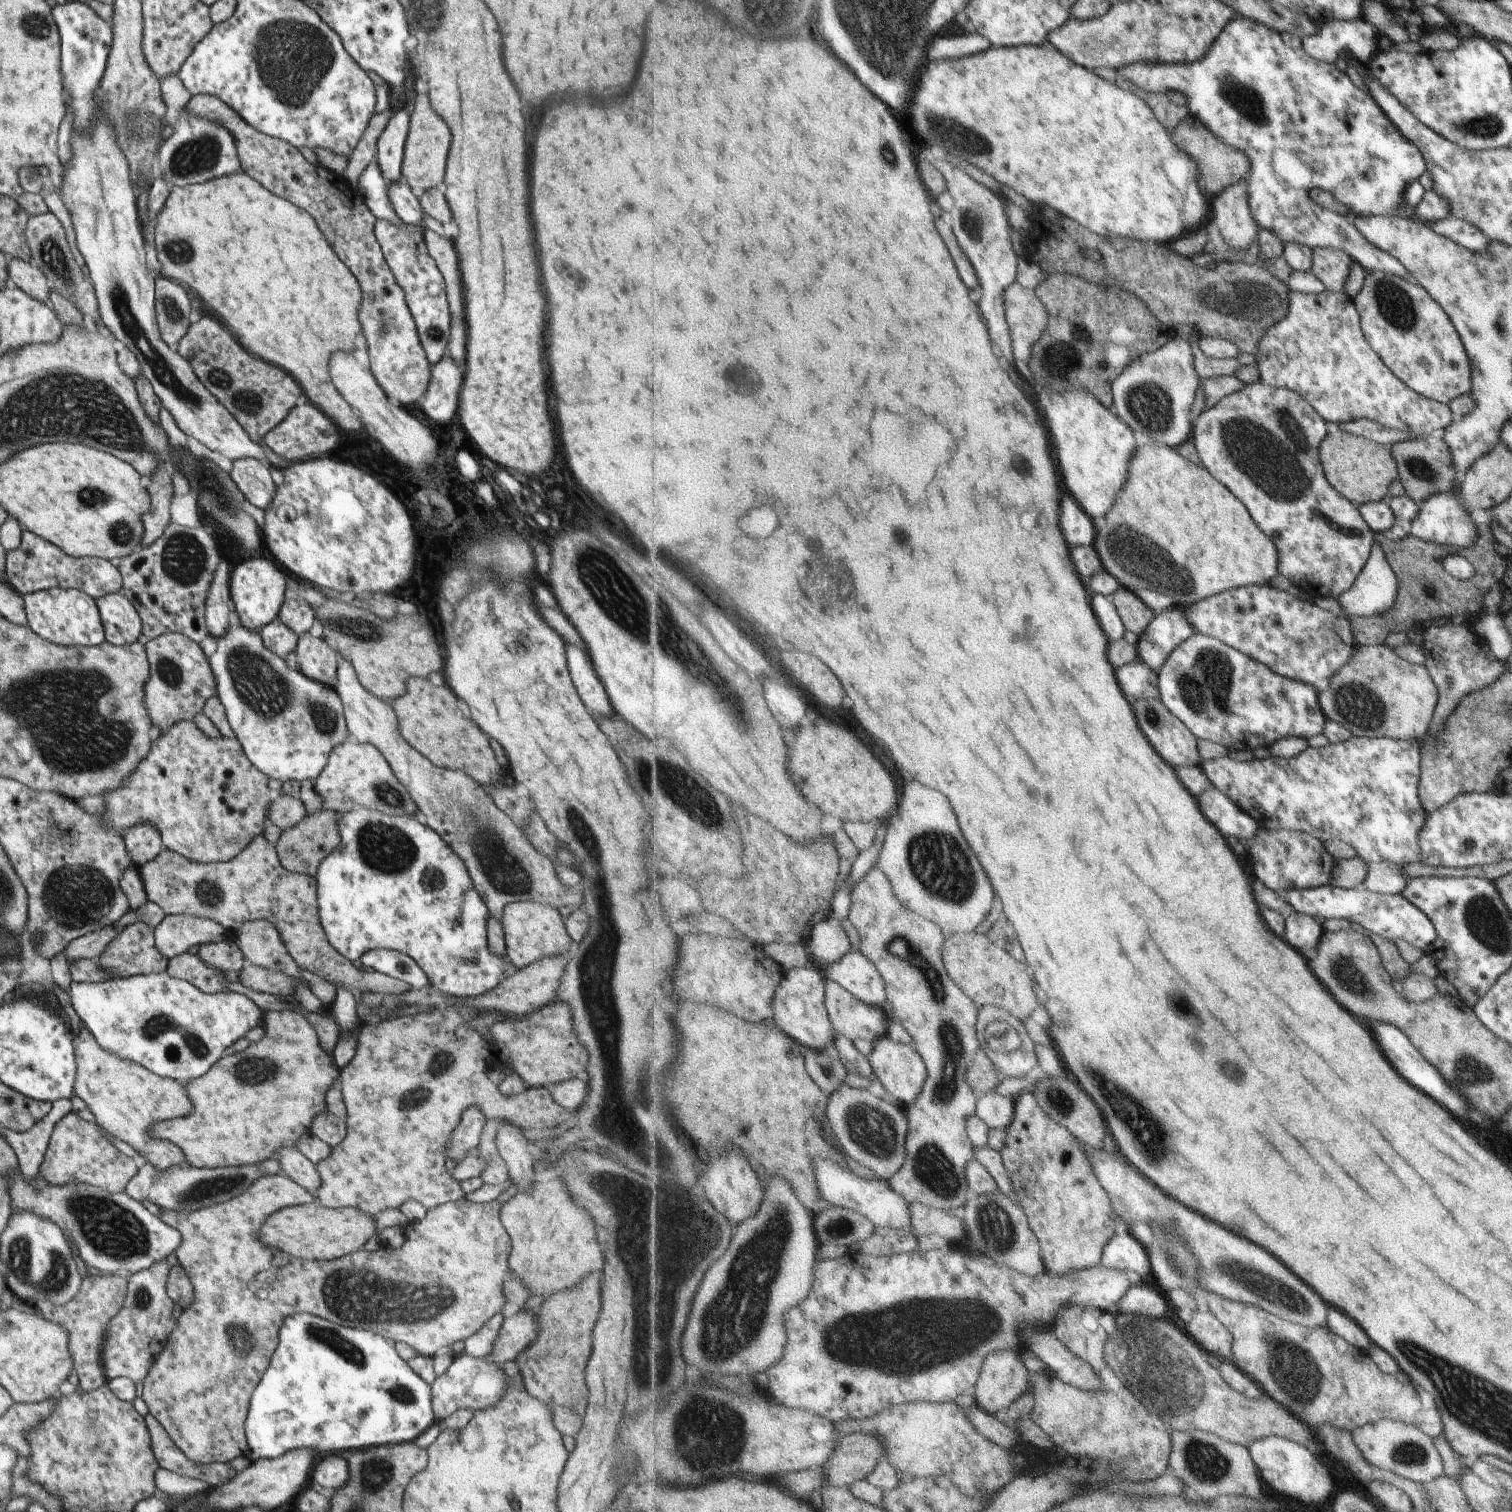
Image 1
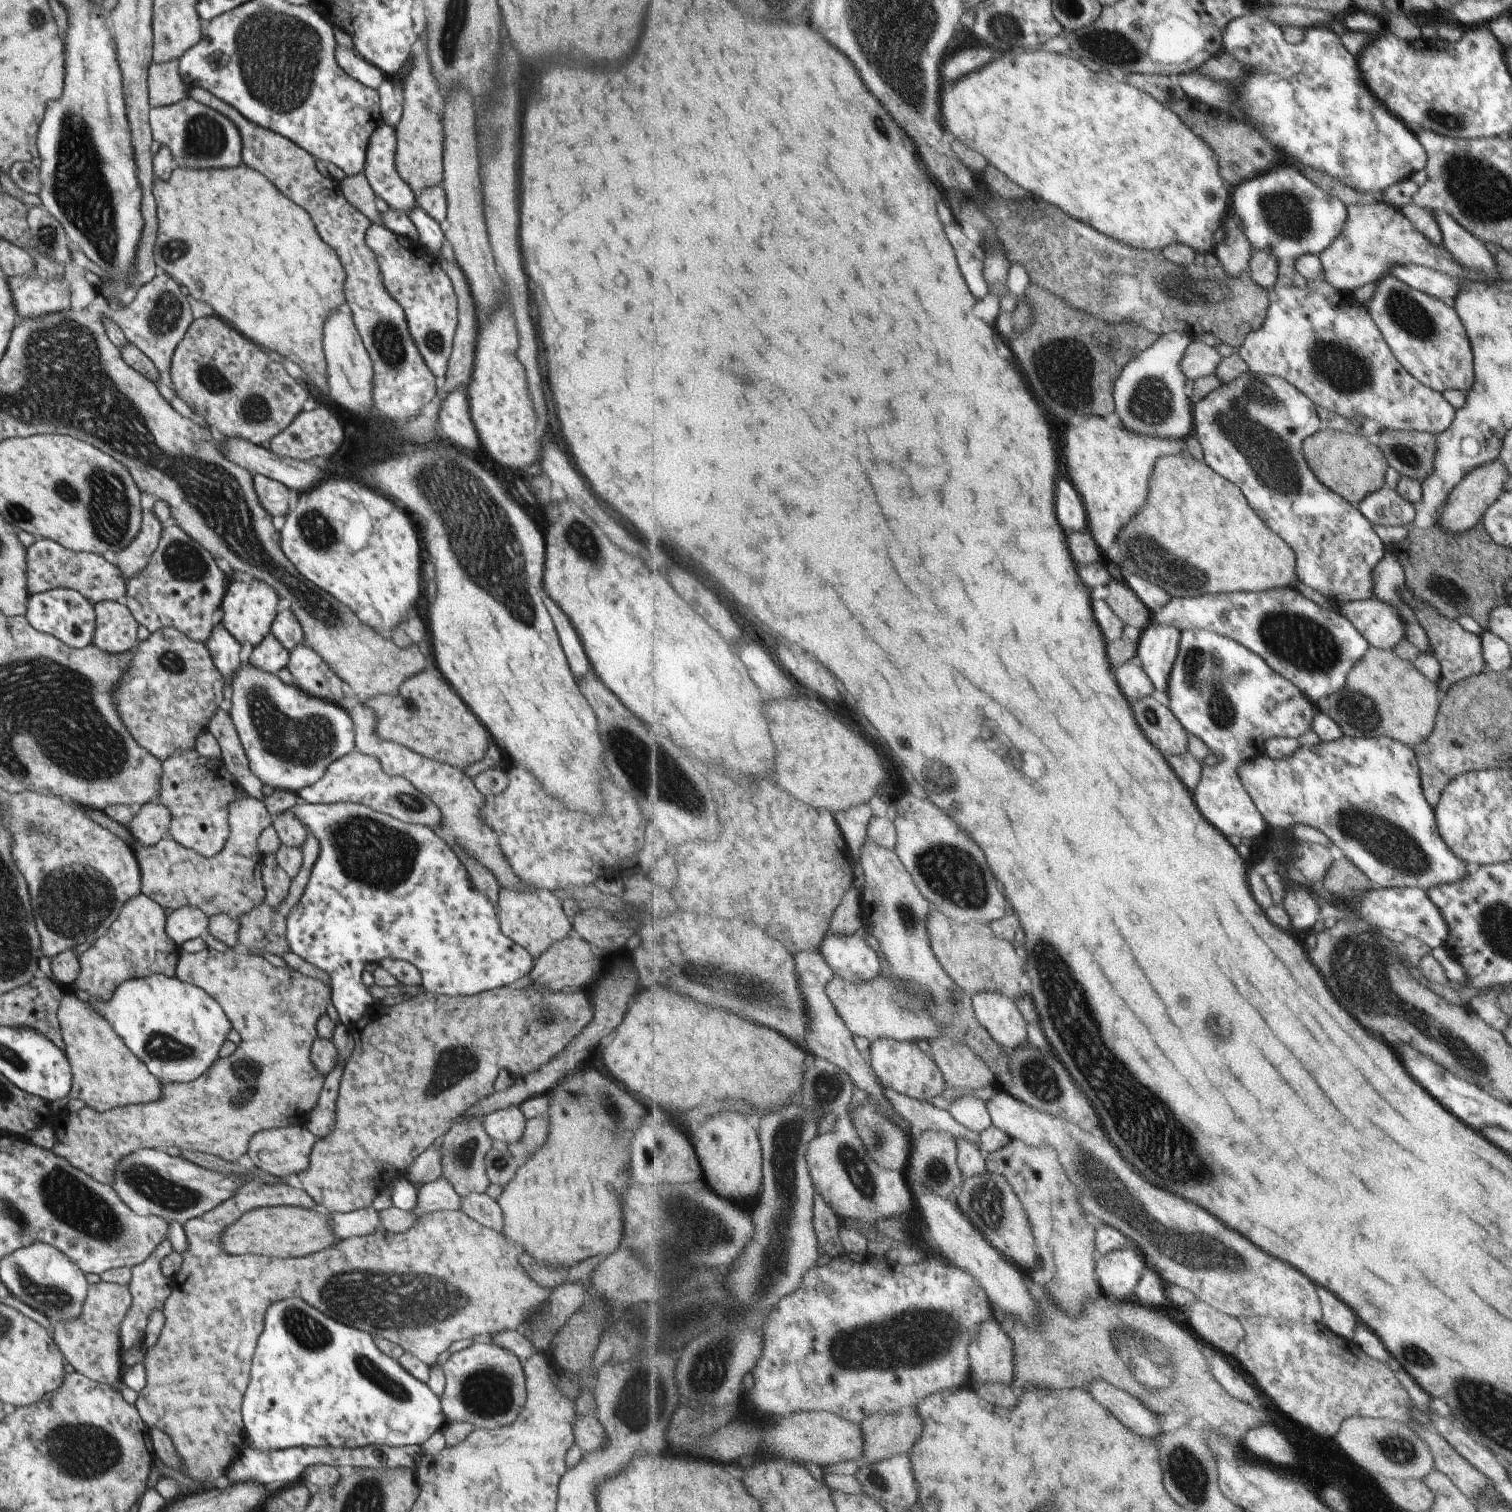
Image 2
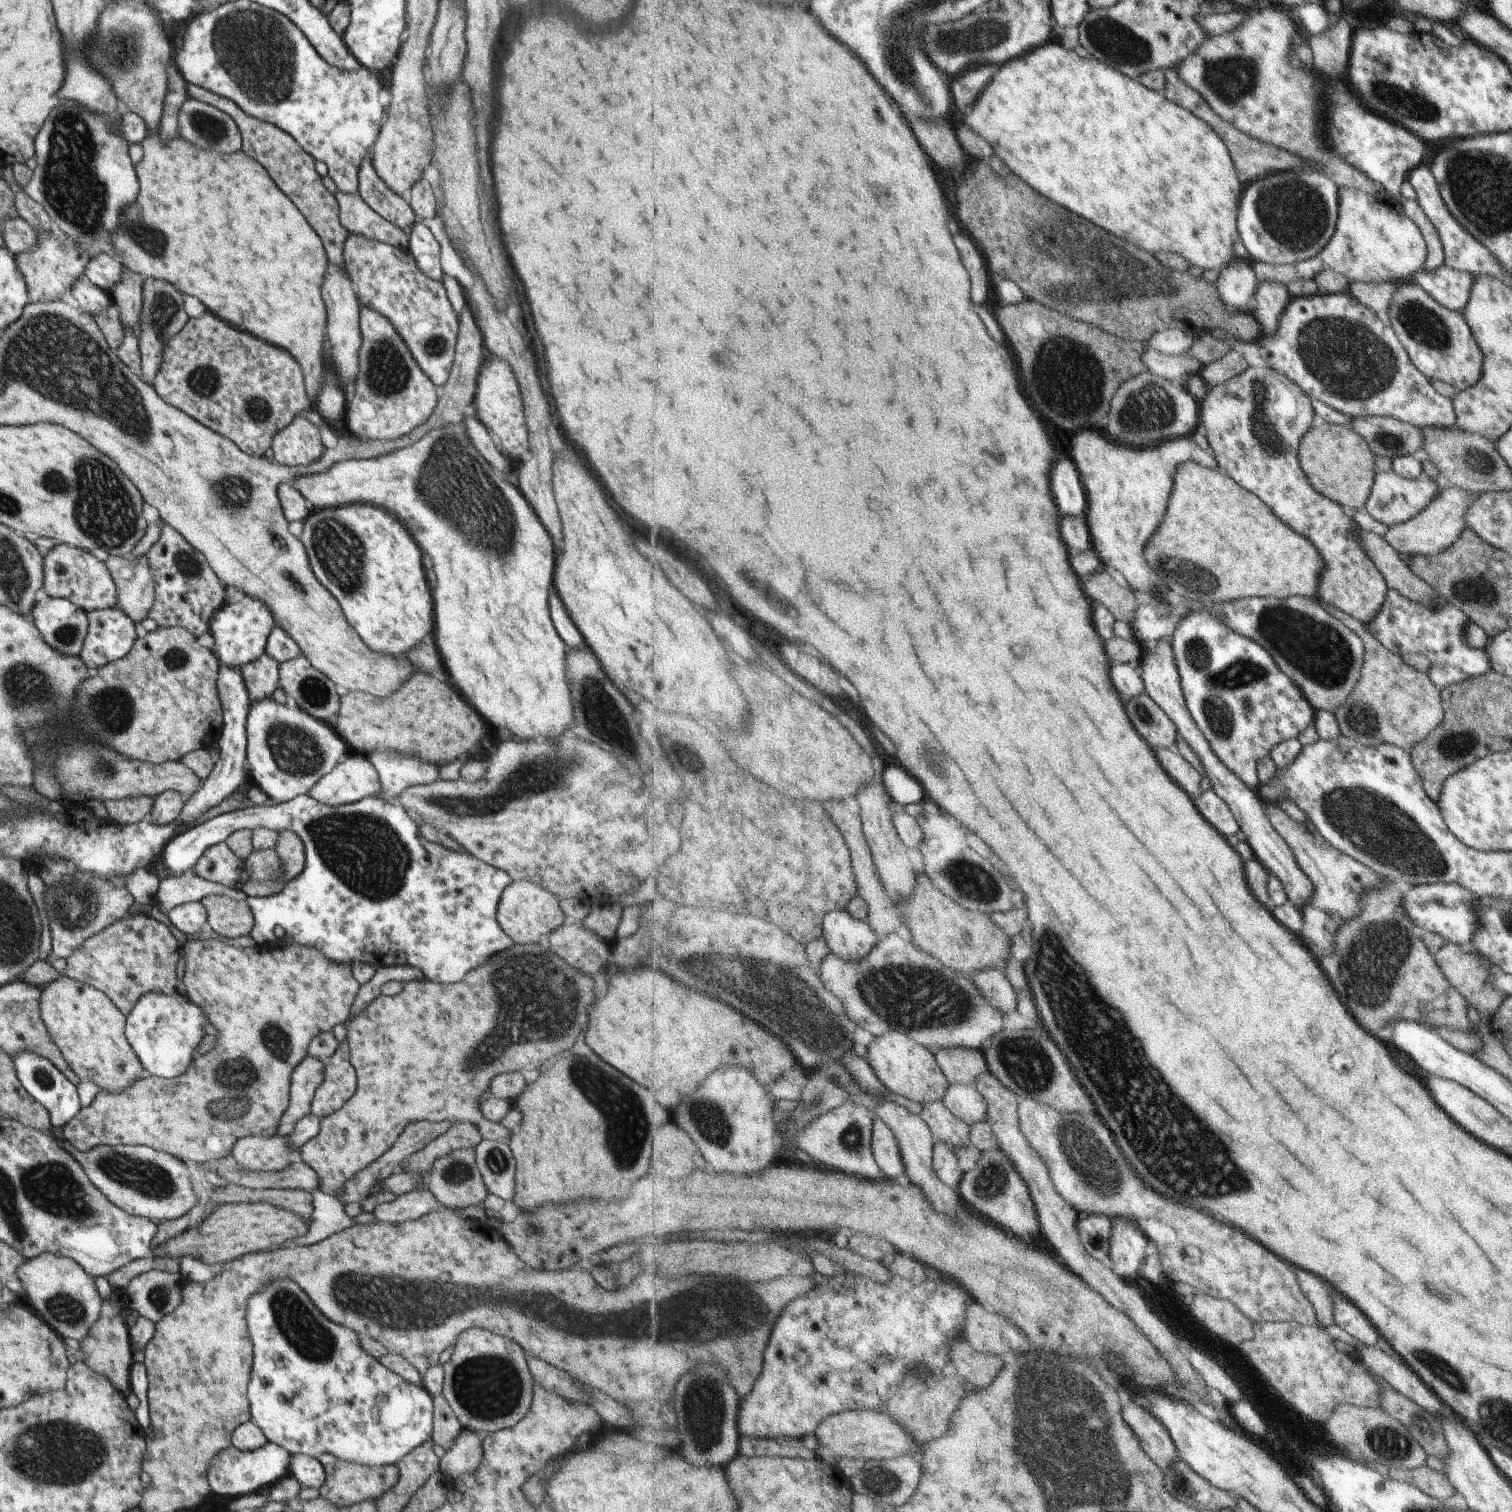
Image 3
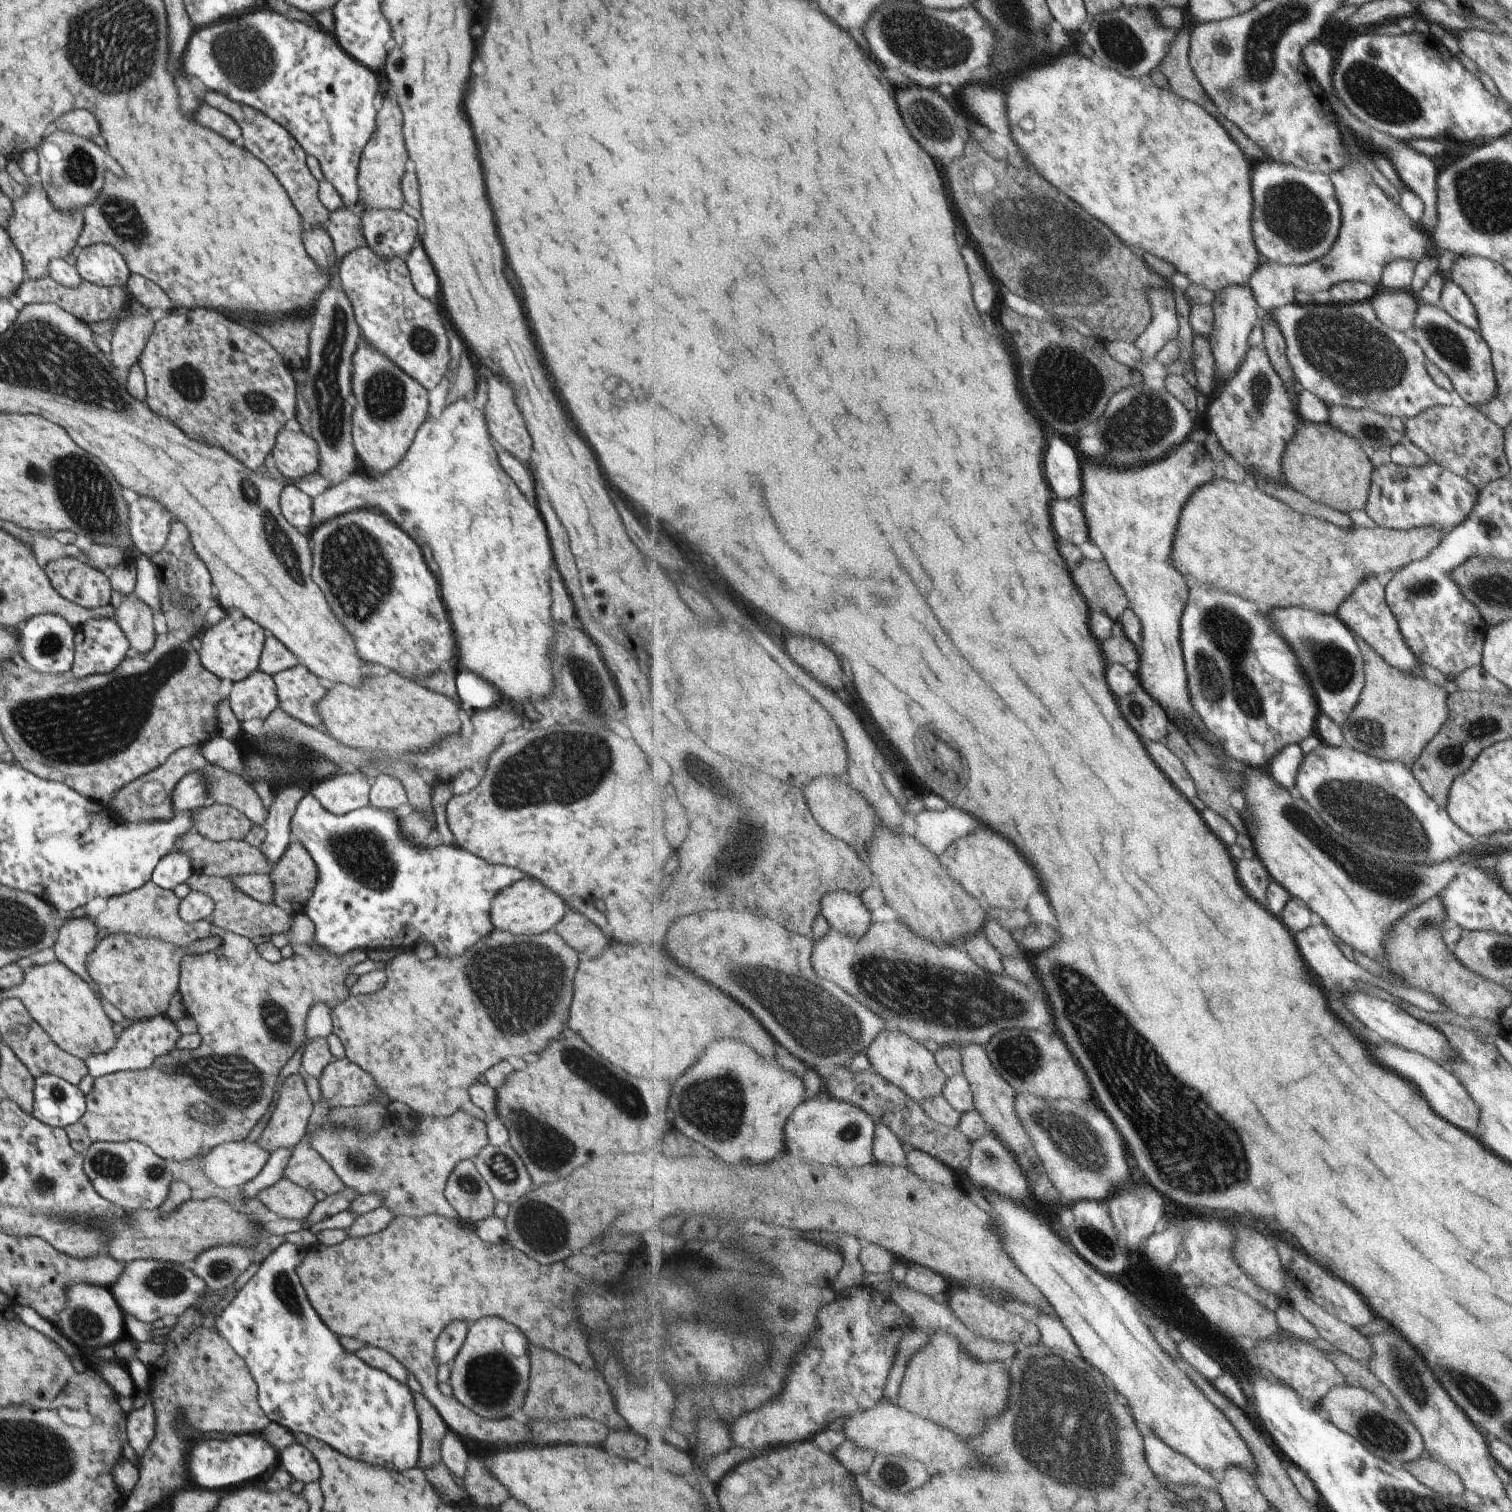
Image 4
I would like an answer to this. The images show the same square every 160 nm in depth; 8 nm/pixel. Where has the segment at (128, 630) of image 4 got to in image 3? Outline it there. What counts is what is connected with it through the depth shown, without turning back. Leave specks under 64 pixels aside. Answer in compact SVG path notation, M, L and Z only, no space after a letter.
M145 555L109 558L105 564L116 586L116 604L135 623L145 618L154 599L152 572Z

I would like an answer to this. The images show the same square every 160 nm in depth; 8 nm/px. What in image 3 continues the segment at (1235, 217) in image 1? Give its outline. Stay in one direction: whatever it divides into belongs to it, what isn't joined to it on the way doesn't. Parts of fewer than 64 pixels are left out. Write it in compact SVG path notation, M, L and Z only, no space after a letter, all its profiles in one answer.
M1237 257L1232 263L1224 266L1219 274L1217 286L1221 298L1233 310L1253 310L1259 283L1253 263L1253 260Z

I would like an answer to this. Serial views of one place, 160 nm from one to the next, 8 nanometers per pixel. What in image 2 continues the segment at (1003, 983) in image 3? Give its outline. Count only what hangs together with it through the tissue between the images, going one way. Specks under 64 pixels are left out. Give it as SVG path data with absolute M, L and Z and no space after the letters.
M979 993L972 995L972 1004L980 1028L987 1030L991 1038L1005 1050L1014 1051L1028 1044L1028 1024L1011 997L1001 993Z

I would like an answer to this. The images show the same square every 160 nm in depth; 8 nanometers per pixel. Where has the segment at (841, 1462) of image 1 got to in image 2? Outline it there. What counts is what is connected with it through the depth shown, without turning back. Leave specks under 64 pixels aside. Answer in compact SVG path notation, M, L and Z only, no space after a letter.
M913 1408L895 1415L873 1415L861 1424L861 1428L864 1432L861 1464L865 1465L909 1453L924 1431L924 1422Z

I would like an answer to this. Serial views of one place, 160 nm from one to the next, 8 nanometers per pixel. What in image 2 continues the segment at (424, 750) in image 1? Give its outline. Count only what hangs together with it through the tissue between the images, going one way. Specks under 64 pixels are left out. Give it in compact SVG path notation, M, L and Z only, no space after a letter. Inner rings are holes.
M423 670L406 678L400 686L396 695L379 695L364 704L376 716L376 735L379 738L456 769L465 768L485 756L487 732L441 678ZM409 700L419 708L413 710Z

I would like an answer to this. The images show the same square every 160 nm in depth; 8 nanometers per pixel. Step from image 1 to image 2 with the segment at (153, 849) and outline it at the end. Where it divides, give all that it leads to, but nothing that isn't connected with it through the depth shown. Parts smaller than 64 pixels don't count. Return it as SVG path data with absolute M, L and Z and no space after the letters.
M149 802L142 804L137 815L129 821L127 828L143 847L152 847L161 840L161 837L168 834L170 820L167 808L159 803Z

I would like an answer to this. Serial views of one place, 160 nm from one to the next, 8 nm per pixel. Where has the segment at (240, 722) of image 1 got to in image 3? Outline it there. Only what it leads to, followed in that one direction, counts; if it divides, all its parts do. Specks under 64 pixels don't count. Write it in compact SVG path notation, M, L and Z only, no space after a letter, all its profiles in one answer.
M265 697L258 701L251 701L249 708L247 709L247 716L245 721L245 734L246 734L246 743L245 743L245 768L248 769L248 774L250 775L250 781L258 786L267 796L268 803L277 804L284 803L297 795L305 795L308 790L315 784L319 778L324 774L331 772L331 769L341 761L347 754L350 752L347 744L344 740L335 732L333 726L312 717L307 711L299 708L299 706L293 705L292 703L286 703L282 705L281 703L275 702L271 697Z

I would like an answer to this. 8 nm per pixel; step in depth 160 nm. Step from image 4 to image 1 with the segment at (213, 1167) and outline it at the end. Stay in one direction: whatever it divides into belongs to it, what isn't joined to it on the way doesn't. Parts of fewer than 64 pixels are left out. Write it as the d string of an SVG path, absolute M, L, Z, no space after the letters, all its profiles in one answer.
M294 1146L278 1149L272 1158L280 1162L283 1174L307 1192L315 1192L320 1186L320 1176L316 1166L301 1155Z

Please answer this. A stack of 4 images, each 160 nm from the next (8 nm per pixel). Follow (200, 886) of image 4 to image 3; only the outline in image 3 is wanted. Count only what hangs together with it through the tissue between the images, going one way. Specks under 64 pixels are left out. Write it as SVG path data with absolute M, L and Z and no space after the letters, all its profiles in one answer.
M211 895L201 903L206 910L206 928L215 934L233 940L251 930L252 914L243 899L236 901L225 895Z

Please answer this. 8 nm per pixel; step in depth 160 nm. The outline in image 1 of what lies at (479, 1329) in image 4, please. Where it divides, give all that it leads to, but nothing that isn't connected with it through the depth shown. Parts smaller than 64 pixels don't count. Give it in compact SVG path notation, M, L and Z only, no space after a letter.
M465 1352L457 1354L443 1374L436 1375L429 1385L433 1416L438 1422L457 1409L471 1409L473 1412L494 1405L507 1387L506 1377L495 1363L487 1358L469 1356Z

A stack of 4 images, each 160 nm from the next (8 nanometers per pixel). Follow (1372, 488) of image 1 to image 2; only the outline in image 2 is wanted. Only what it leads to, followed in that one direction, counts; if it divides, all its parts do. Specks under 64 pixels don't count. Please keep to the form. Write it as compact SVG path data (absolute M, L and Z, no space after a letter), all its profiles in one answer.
M1325 428L1304 442L1304 453L1315 475L1329 490L1336 491L1356 508L1368 494L1377 492L1383 484L1387 461L1375 441L1358 434Z

